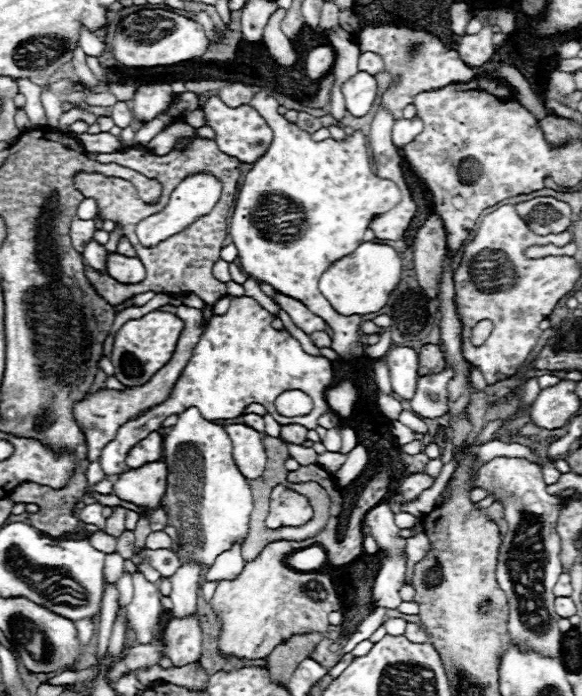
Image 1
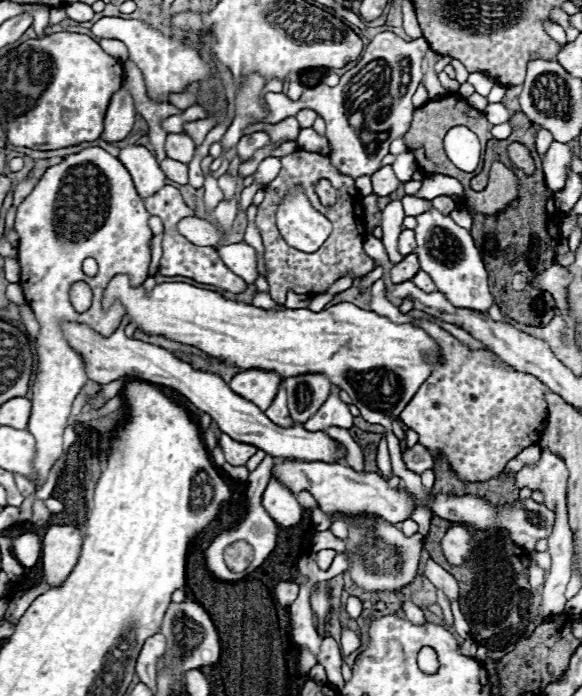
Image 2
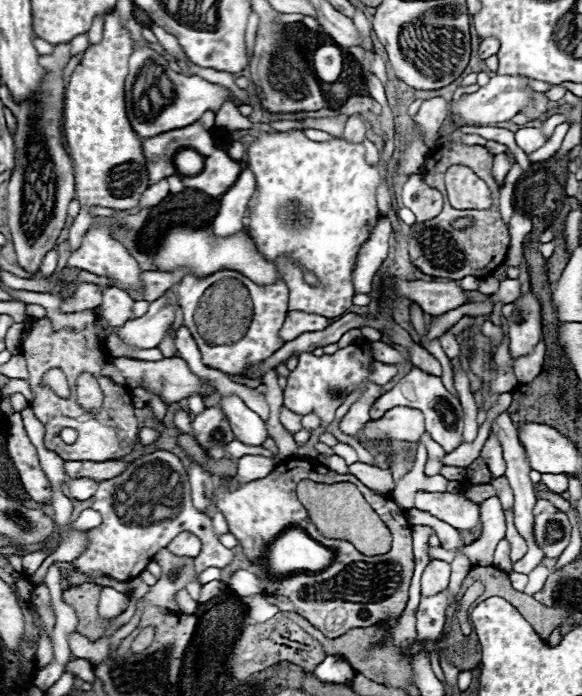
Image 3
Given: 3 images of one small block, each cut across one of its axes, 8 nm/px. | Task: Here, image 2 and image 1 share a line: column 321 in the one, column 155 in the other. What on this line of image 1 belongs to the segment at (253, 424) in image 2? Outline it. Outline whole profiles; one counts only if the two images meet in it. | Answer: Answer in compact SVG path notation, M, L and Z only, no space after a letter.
M152 432L150 436L146 436L144 440L140 440L130 452L128 452L128 456L126 456L126 466L130 468L130 470L134 470L134 468L140 468L142 464L146 464L146 462L156 462L156 460L160 460L162 458L162 452L164 452L164 448L162 448L162 434L160 432Z

